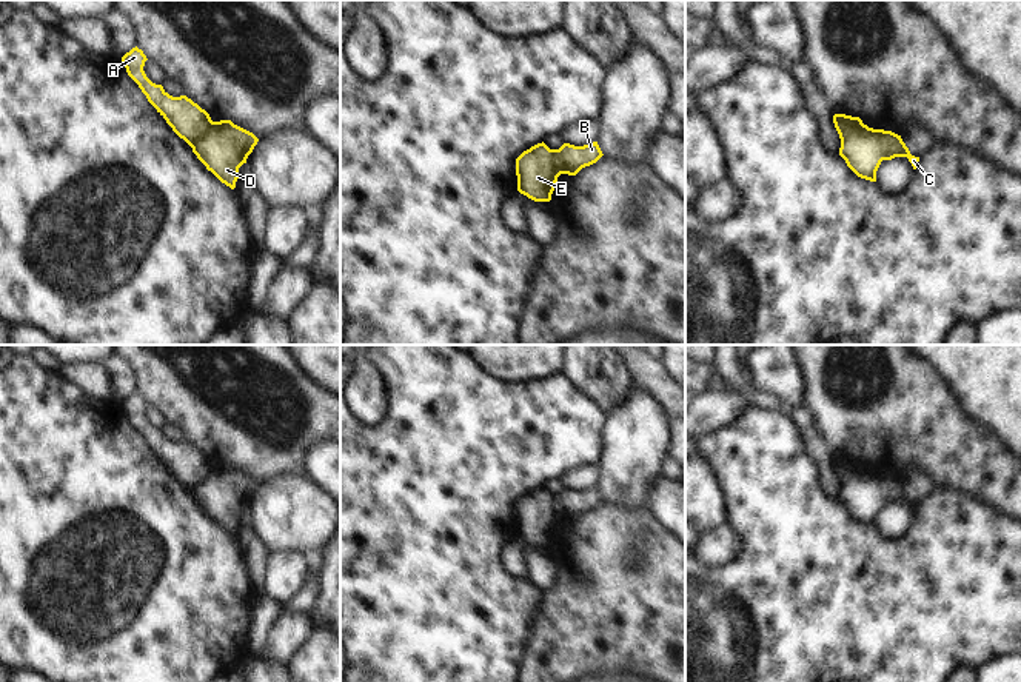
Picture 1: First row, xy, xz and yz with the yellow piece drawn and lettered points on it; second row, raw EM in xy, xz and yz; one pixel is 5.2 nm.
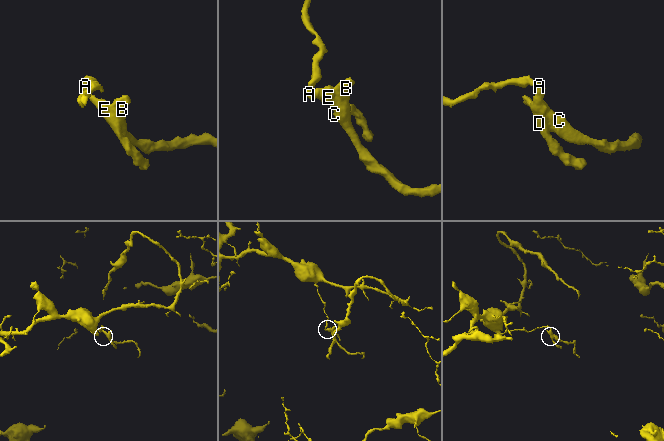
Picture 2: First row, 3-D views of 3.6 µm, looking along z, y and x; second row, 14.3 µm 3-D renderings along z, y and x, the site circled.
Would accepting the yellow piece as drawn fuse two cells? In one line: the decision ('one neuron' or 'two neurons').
two neurons

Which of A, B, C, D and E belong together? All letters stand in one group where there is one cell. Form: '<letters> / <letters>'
A E / B C D

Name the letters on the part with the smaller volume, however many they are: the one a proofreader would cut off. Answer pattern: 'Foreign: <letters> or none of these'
Foreign: B, C, D

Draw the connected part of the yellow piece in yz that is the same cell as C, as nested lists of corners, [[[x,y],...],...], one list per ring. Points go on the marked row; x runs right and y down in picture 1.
[[[838,114],[833,115],[833,122],[839,123],[836,128],[841,139],[839,155],[858,177],[876,182],[881,162],[895,157],[907,157],[916,169],[919,157],[910,154],[901,135],[884,129],[861,129],[839,120]]]

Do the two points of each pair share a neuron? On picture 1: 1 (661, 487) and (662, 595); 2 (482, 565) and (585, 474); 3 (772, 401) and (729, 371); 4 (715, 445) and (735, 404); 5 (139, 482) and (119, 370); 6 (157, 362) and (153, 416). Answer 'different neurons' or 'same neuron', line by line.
1: different neurons
2: different neurons
3: same neuron
4: different neurons
5: different neurons
6: different neurons

